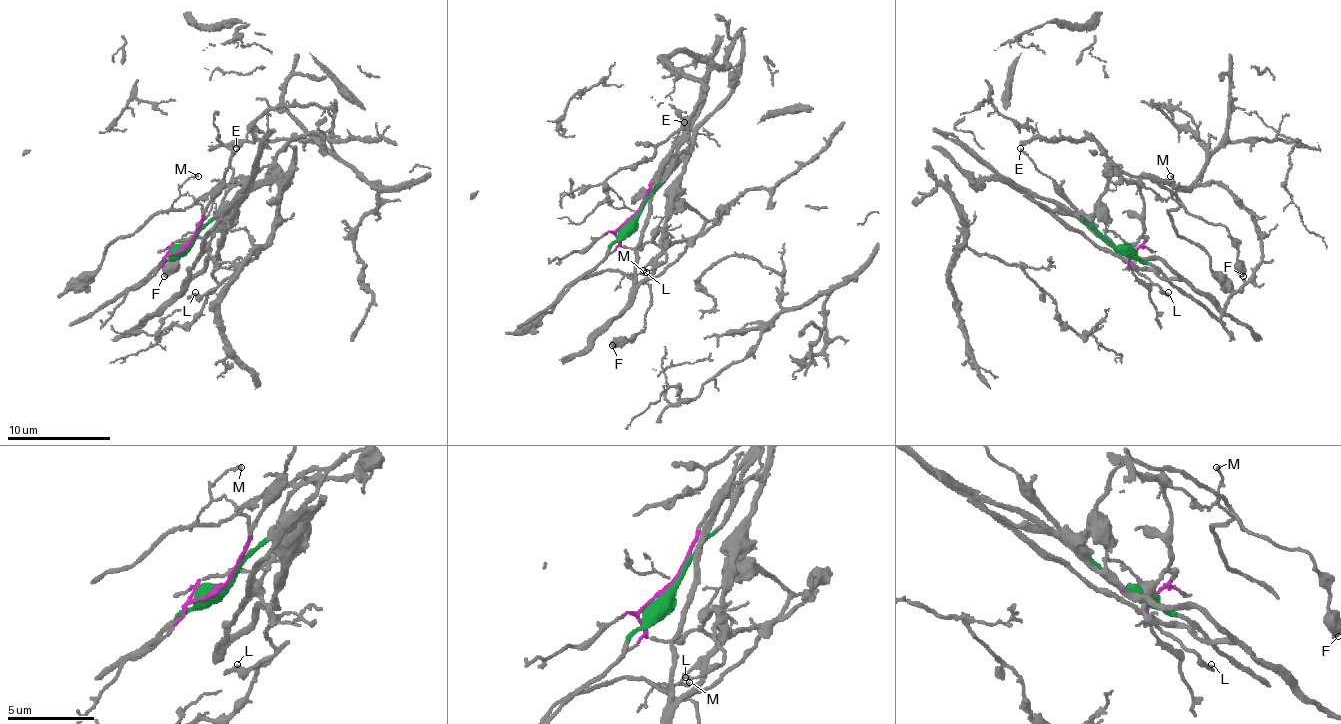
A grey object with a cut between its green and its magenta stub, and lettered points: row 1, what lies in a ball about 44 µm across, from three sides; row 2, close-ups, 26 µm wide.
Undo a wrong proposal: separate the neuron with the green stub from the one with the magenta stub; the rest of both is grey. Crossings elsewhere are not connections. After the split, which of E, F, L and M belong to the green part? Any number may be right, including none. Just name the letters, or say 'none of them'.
F

